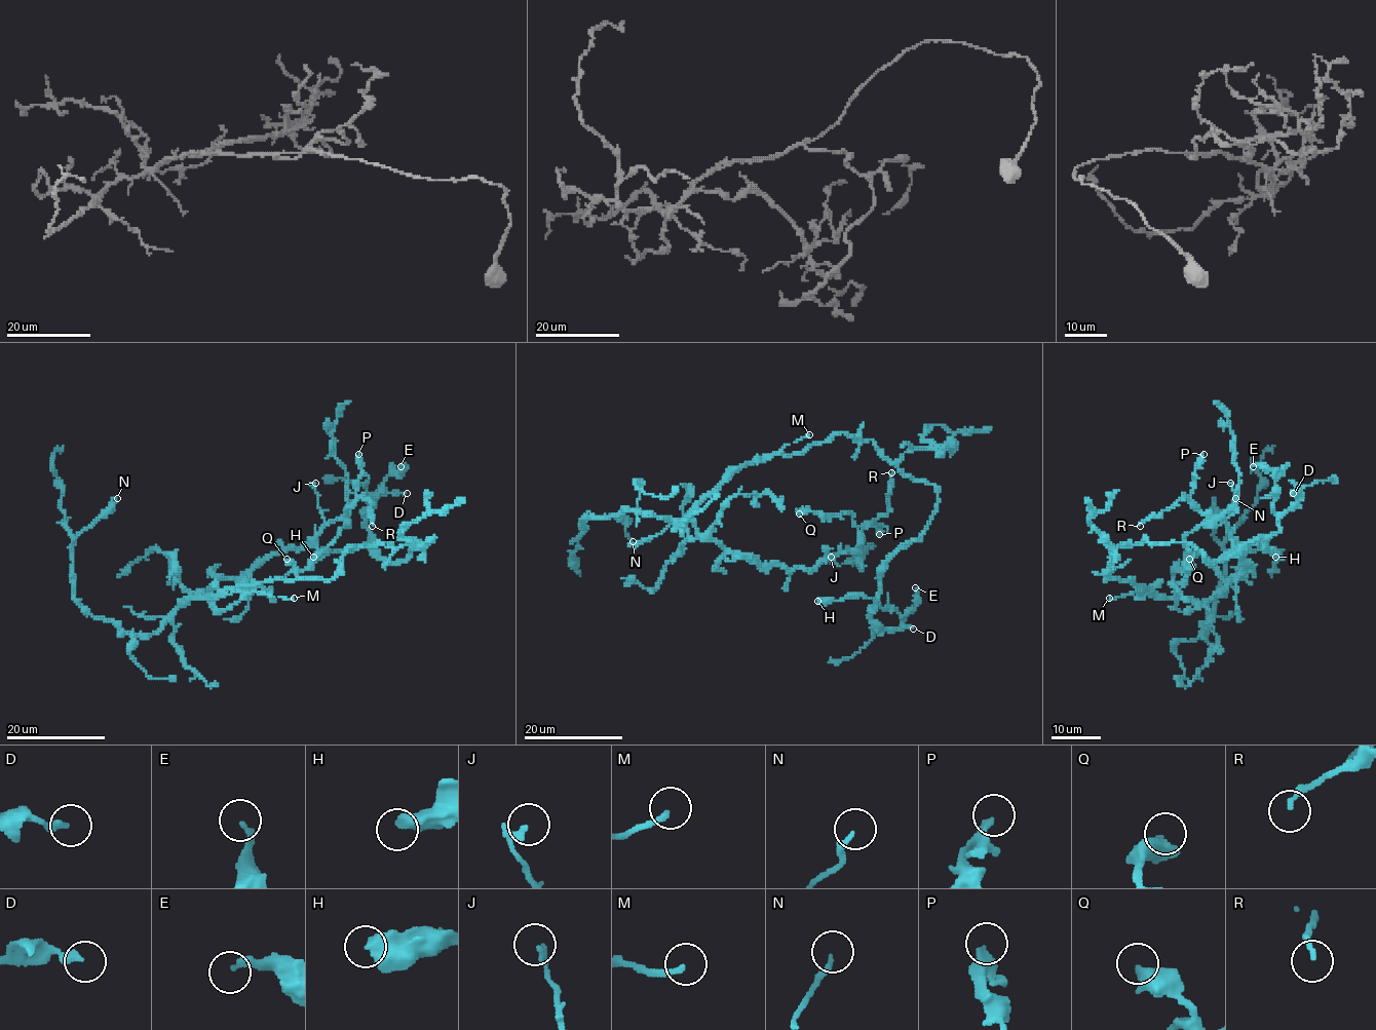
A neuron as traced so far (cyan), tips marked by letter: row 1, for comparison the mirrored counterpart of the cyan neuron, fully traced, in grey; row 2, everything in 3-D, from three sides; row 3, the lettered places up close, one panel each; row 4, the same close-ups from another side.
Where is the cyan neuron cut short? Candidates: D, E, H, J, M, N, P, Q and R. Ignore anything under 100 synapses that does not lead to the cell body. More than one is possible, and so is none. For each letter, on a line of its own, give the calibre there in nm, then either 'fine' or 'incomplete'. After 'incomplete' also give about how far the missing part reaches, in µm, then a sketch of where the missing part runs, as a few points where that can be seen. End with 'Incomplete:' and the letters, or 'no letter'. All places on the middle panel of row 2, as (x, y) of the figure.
D: 260 nm | fine
E: 200 nm | fine
H: 550 nm | fine
J: 200 nm | fine
M: 180 nm | incomplete | 160 µm
N: 170 nm | fine
P: 280 nm | fine
Q: 550 nm | fine
R: 170 nm | fine
Incomplete: M

